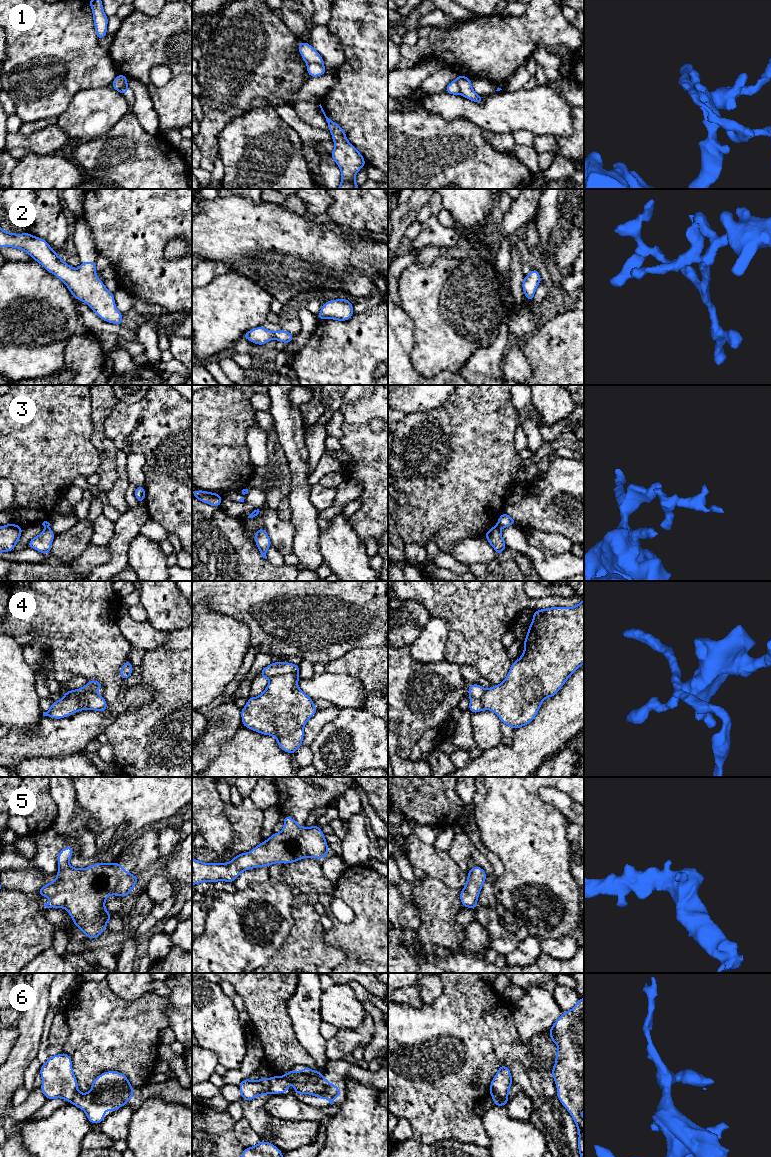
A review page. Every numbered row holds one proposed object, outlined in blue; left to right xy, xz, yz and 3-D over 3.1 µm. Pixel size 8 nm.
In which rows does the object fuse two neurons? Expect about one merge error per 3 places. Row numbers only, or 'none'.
1, 3, 4, 6

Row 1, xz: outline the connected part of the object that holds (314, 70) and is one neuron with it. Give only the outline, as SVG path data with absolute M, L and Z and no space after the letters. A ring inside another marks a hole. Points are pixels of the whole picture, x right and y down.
M310 63L307 64L307 73L310 77L318 77L325 74L327 68L322 64Z

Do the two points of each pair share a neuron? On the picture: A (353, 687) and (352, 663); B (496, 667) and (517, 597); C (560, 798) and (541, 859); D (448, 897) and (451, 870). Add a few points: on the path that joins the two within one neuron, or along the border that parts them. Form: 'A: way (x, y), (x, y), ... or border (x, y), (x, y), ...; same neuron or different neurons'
A: border (330, 672), (356, 677), (364, 688), (365, 697); different neurons
B: way (494, 650), (494, 620), (500, 614); same neuron
C: border (539, 793), (542, 799), (549, 801), (568, 821); different neurons
D: border (428, 877), (434, 877), (447, 886), (460, 890); different neurons

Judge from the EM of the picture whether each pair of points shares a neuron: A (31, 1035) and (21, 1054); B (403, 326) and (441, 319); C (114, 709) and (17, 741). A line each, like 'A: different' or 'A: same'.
A: same
B: different
C: same

